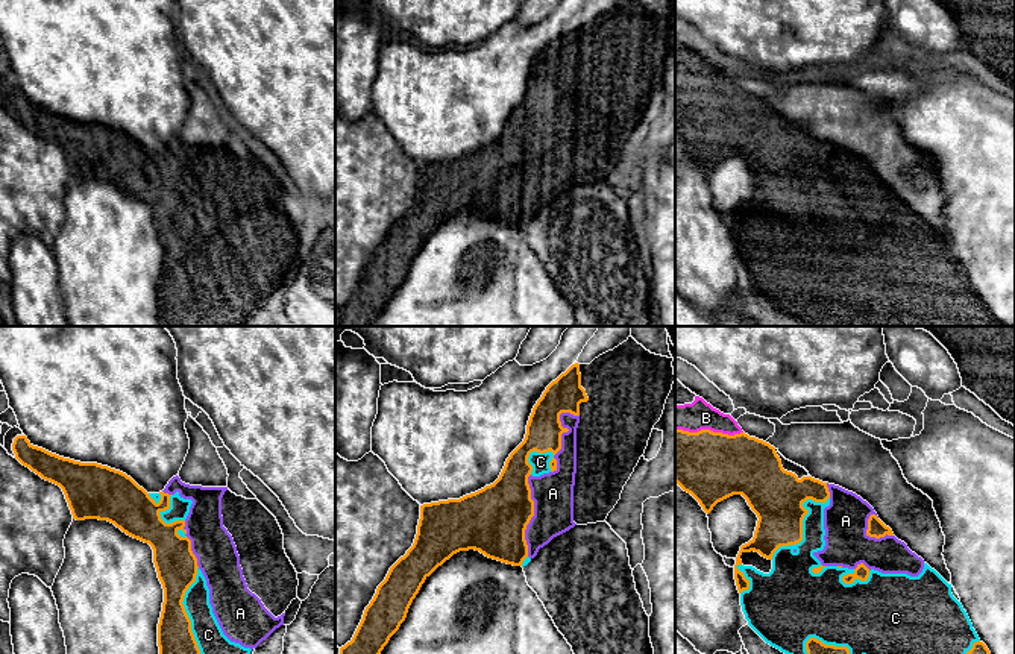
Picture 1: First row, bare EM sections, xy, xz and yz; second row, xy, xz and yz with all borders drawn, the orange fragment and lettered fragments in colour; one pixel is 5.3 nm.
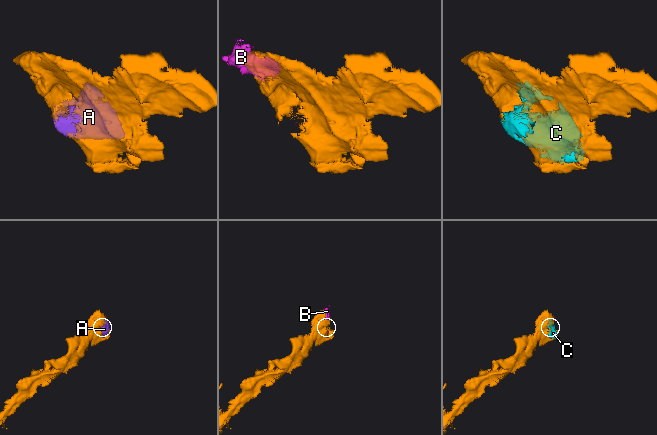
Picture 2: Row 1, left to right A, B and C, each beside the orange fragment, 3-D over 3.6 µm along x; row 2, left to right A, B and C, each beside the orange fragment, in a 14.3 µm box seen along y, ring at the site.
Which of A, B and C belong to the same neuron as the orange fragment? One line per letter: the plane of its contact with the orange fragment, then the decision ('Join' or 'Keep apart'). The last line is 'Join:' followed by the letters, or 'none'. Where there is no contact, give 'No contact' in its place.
A: Touches orange in xz. Join
B: Touches orange in yz. Join
C: Touches orange in xy. Join
Join: A, B, C

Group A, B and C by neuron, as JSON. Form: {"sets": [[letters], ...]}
{"sets": [["A", "B", "C"]]}

